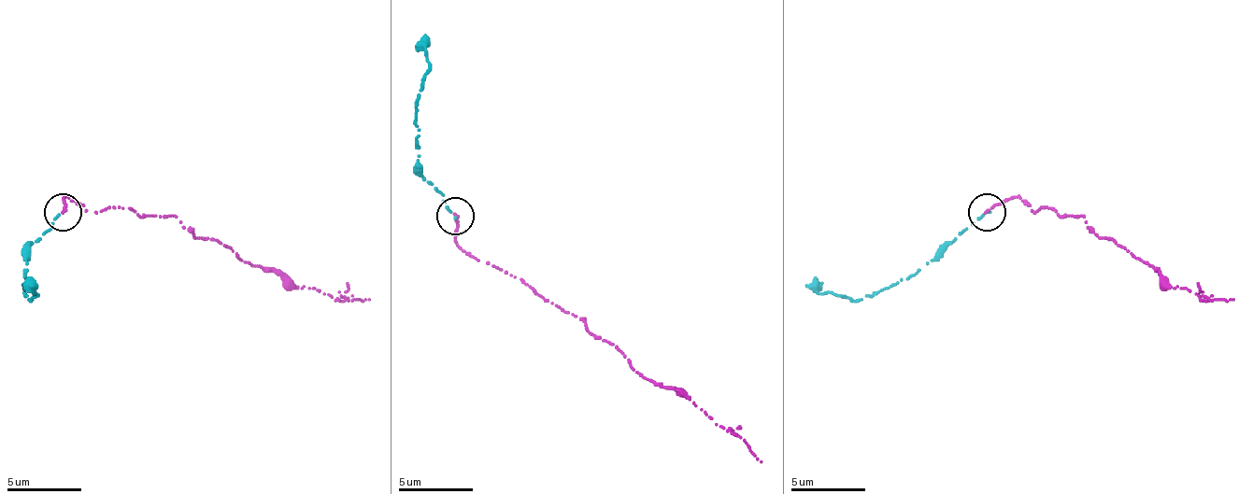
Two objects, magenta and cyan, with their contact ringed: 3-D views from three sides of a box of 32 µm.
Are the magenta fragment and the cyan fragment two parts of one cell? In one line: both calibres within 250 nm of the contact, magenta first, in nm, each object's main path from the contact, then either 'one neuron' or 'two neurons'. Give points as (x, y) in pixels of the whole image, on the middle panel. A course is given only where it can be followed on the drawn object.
220 nm thick on the magenta side, 190 nm on the other; magenta runs (456, 215), (460, 248), (478, 259), (508, 270), (564, 307), (612, 345), (634, 371), (672, 386), (761, 460); cyan runs (456, 215), (422, 174), (415, 121), (430, 65), (422, 35); one neuron

